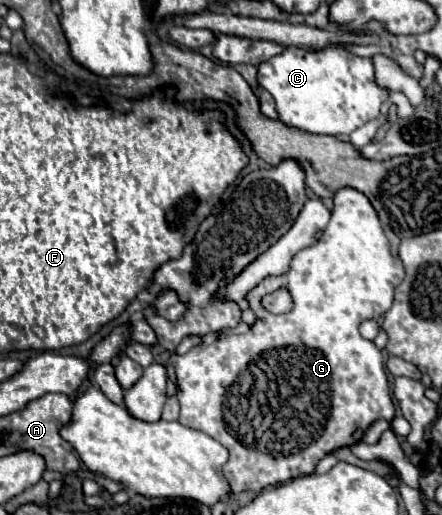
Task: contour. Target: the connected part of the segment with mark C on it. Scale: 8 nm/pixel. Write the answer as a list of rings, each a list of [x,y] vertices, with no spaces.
[[[287,47],[281,55],[257,67],[259,85],[275,99],[279,121],[311,135],[349,135],[379,115],[381,103],[389,97],[373,79],[369,57],[357,57],[341,47],[327,47],[311,53],[301,47]]]

